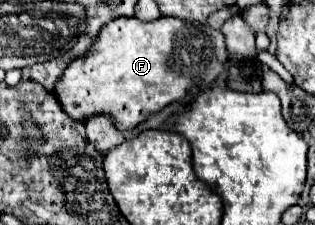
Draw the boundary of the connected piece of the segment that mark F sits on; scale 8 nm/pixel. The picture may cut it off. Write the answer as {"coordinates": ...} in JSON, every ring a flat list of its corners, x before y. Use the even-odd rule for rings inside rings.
{"coordinates":[[119,17,109,21,99,33,99,41,95,49,87,53,87,57,75,59,59,79,57,99,63,103,63,109,75,117,75,121,85,121,95,113,109,113,121,131,129,131,143,123,153,113,159,113,169,103,185,99,185,95,193,87,211,85,225,69,227,63,227,47,221,31,211,29,209,25,199,25,191,21,183,21,177,17,159,17,153,23,143,23,137,17]]}

